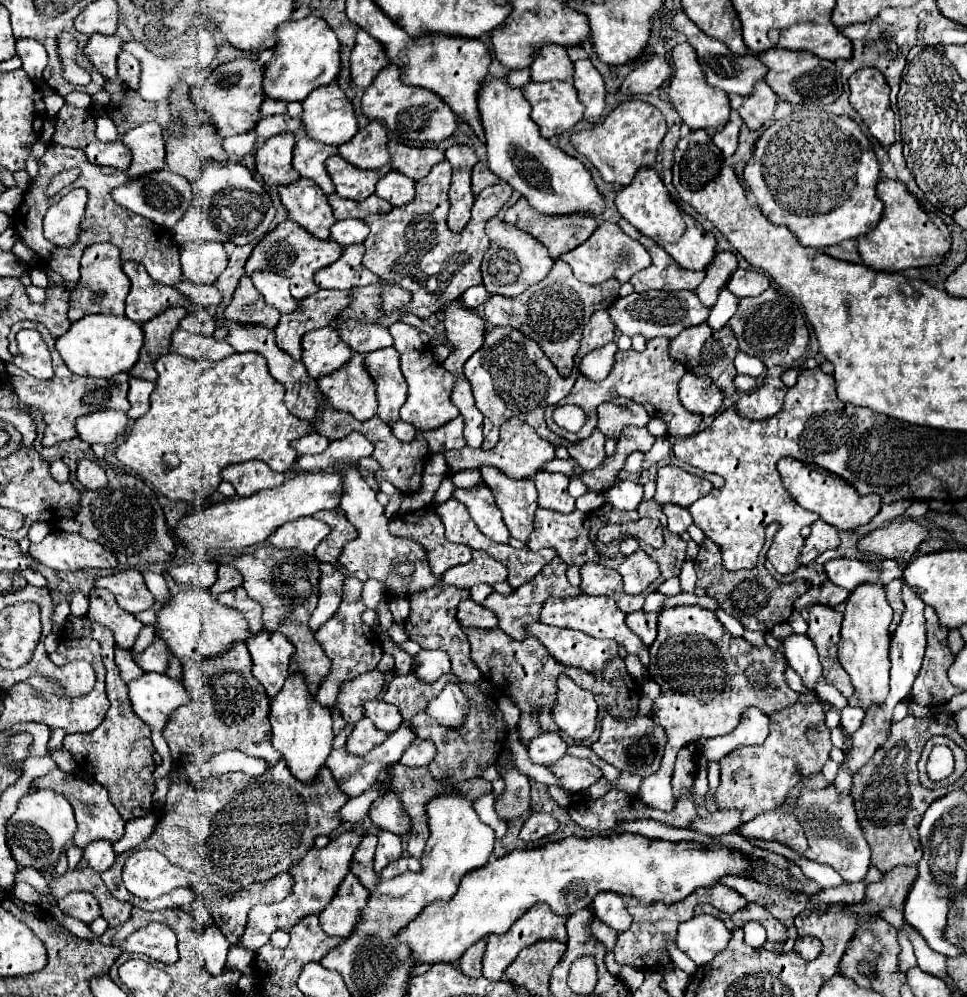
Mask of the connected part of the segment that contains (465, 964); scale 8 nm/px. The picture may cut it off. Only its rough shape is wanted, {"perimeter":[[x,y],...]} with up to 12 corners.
{"perimeter":[[478,940],[458,960],[466,976],[480,978],[486,940]]}

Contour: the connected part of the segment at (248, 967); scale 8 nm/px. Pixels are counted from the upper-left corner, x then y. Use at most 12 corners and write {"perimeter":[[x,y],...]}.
{"perimeter":[[232,946],[226,968],[254,974],[254,952]]}

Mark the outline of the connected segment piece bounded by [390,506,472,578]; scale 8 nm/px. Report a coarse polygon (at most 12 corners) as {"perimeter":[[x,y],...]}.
{"perimeter":[[436,510],[400,514],[392,534],[428,552],[434,576],[472,560],[472,550],[444,538]]}

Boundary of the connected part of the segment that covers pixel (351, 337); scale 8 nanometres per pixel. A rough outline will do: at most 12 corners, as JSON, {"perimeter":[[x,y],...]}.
{"perimeter":[[338,314],[330,326],[360,354],[392,346],[382,324]]}

